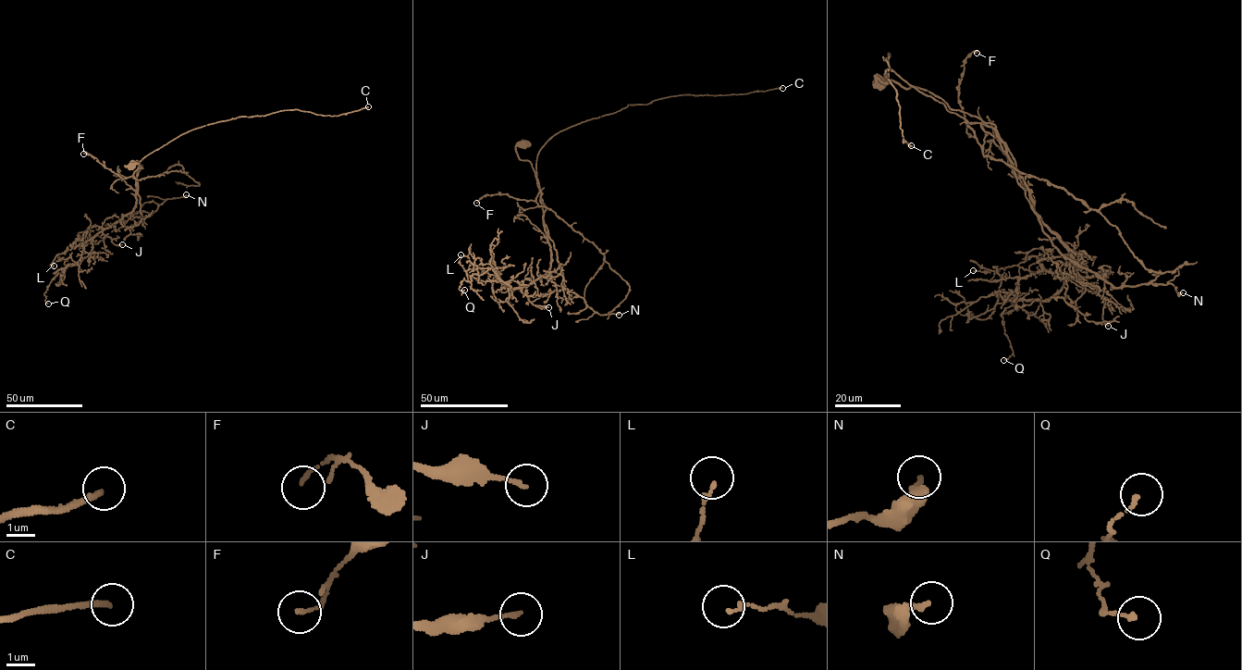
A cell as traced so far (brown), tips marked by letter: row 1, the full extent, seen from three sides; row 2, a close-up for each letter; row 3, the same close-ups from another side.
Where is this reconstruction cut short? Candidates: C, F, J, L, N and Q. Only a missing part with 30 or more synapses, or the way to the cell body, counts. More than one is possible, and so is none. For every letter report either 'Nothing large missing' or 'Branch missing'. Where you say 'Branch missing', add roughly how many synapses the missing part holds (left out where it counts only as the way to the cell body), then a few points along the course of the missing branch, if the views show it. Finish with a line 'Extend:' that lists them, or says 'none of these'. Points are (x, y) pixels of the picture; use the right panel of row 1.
C: Branch missing. Roughly 80 synapses
F: Nothing large missing
J: Nothing large missing
L: Nothing large missing
N: Nothing large missing
Q: Nothing large missing
Extend: C

